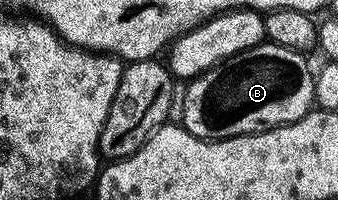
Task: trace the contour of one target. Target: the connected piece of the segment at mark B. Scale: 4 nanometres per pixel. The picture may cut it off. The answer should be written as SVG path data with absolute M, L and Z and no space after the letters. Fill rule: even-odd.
M265 42L215 64L188 84L182 127L203 140L225 140L231 136L269 132L271 128L298 122L314 108L314 68L313 65L308 65L308 59L305 53Z

